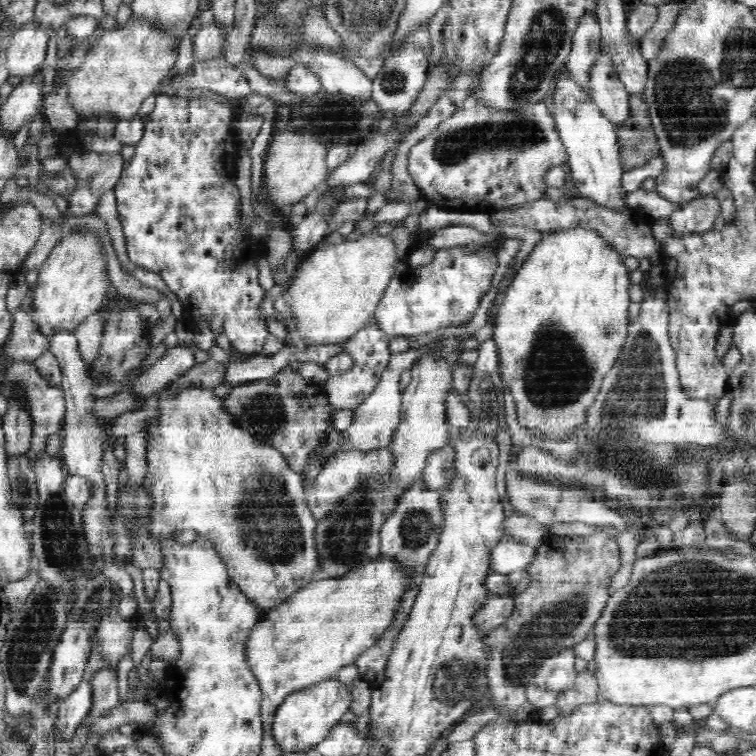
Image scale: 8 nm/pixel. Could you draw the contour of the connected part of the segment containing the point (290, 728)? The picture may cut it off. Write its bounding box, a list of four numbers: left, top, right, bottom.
[272,679,352,753]

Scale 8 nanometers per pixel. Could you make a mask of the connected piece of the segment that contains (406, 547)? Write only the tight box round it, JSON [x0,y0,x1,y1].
[379,476,442,578]

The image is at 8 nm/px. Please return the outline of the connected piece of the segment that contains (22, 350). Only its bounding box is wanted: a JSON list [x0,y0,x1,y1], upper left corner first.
[10,299,50,362]

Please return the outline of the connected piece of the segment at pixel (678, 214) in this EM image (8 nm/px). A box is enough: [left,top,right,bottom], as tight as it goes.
[669,194,720,239]

